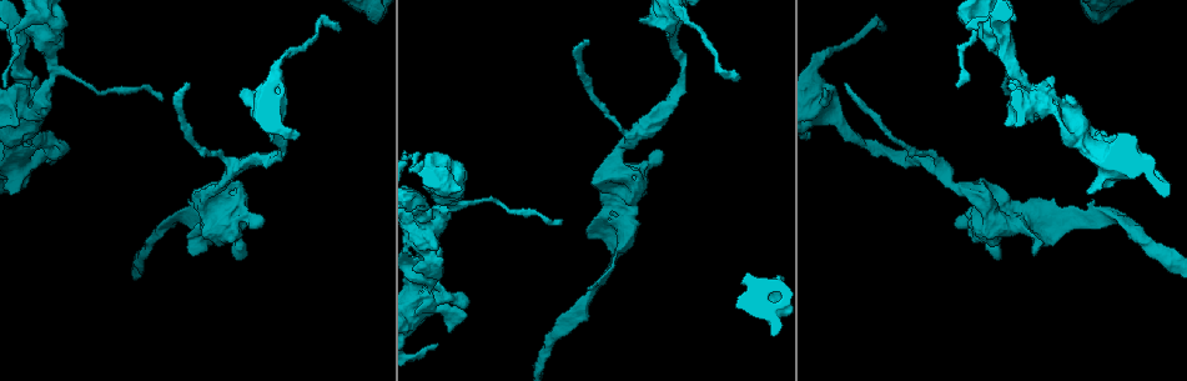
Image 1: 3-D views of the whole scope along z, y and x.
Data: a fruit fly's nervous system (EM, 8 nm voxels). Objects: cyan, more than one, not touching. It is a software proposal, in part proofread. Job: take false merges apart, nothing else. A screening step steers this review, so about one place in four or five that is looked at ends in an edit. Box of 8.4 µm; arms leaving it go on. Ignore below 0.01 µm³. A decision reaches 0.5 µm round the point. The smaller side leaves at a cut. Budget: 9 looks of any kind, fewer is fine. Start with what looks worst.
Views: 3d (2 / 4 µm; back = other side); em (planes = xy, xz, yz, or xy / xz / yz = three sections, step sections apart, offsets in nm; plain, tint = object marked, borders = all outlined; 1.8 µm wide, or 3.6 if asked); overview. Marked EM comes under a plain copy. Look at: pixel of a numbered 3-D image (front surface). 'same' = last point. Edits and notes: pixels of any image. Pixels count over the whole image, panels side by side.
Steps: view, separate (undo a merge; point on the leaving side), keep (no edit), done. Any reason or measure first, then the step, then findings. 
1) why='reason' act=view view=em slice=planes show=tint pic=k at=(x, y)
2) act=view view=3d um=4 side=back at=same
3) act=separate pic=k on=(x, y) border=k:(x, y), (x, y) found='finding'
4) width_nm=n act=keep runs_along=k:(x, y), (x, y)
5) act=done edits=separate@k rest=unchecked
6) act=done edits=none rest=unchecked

why='sudden change in width' act=view view=em um=3.6 slice=planes show=tint pic=1 at=(26, 149)

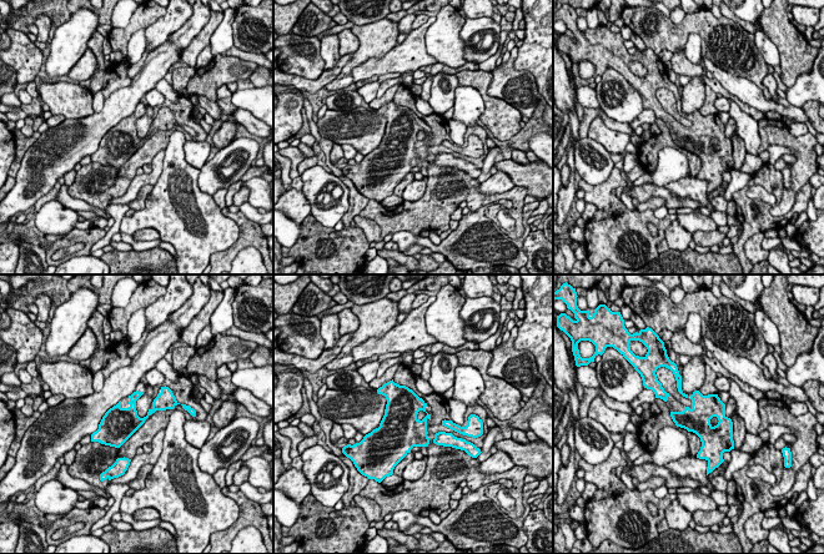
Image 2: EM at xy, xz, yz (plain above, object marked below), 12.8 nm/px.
width_nm=400 act=keep found='continuous, no second cell'

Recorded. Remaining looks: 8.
why='sharp bend' act=view view=em slice=planes show=borders pic=1 at=(624, 198)

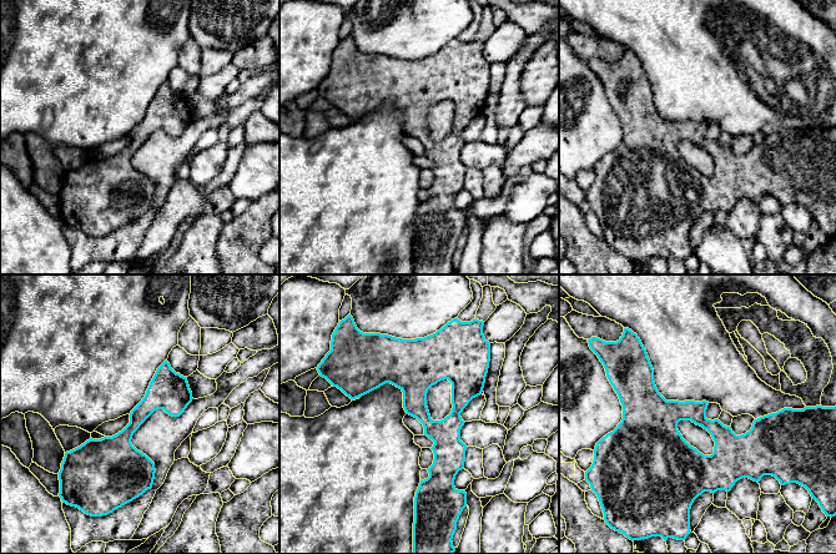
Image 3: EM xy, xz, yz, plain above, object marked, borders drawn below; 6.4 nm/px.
act=keep runs_along=3:(625, 401), (693, 411), (728, 441), (774, 421) found='all the same cell'

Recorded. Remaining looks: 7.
why='sharp bend' act=view view=em slice=planes show=borders pic=1 at=(58, 70)

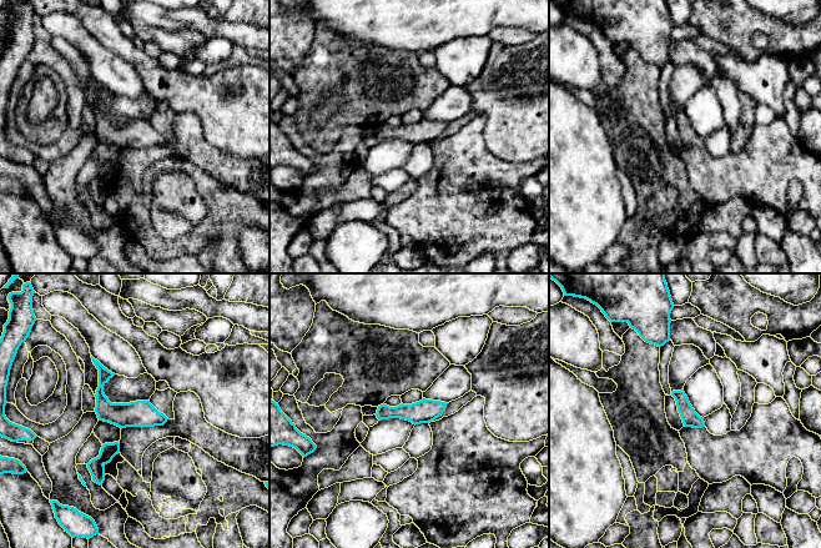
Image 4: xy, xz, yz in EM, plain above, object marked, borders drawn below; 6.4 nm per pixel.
act=separate pic=4 on=(109, 451) border=4:(97, 457), (104, 463) found='a second cell is stuck on'

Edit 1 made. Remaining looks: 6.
act=done edits=separate@4 rest=unchecked

